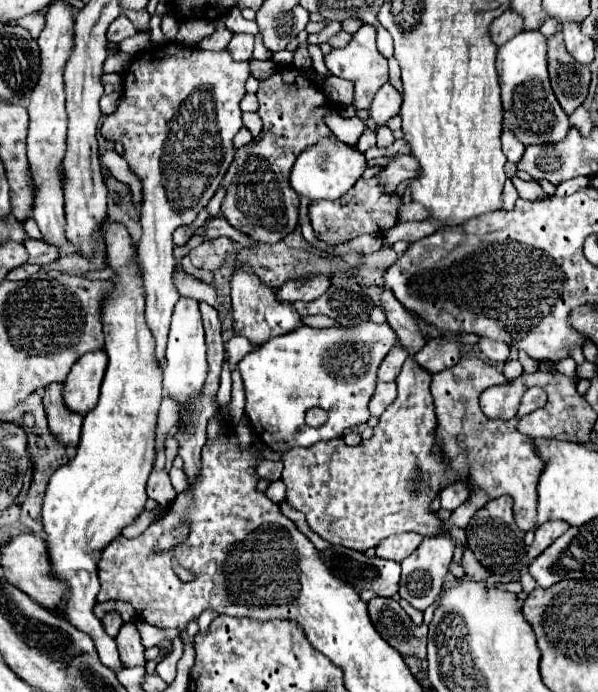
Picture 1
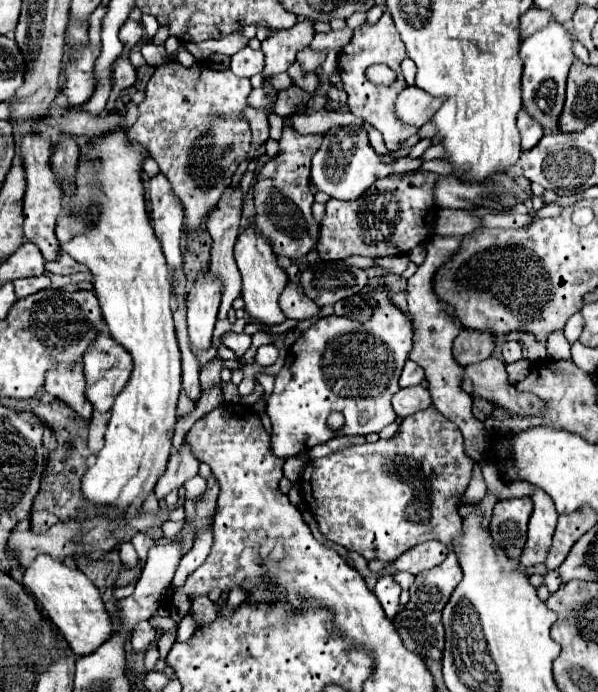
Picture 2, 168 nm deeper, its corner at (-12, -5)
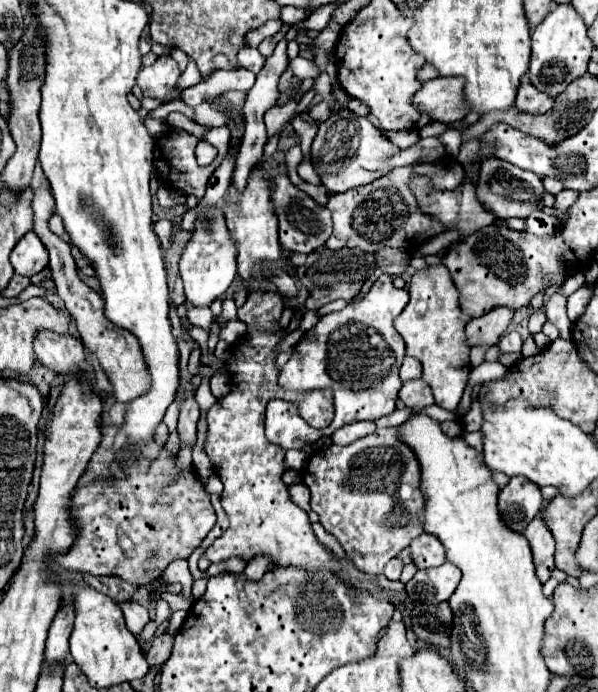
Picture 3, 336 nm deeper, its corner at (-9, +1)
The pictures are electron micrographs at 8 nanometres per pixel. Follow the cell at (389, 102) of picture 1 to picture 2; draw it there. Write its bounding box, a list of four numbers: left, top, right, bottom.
[396,86,442,128]

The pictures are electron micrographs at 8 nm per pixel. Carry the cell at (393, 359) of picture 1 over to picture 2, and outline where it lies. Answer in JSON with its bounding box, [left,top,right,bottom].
[400,360,424,386]

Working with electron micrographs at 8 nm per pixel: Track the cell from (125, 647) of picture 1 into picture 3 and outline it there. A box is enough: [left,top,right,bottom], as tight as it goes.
[119,602,151,634]

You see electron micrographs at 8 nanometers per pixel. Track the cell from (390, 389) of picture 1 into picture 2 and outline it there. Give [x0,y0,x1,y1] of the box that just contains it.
[392,384,432,418]

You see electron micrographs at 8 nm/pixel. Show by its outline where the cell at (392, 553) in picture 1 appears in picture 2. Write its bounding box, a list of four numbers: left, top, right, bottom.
[394,540,448,574]

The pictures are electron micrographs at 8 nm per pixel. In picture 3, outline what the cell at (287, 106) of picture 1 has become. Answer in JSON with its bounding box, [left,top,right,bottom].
[273,174,333,254]

